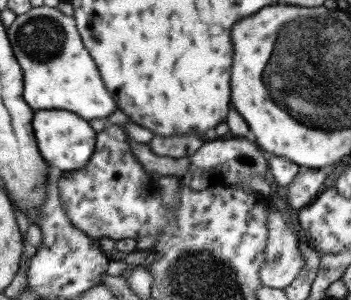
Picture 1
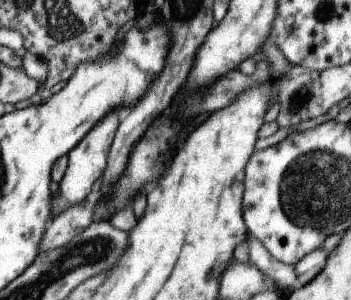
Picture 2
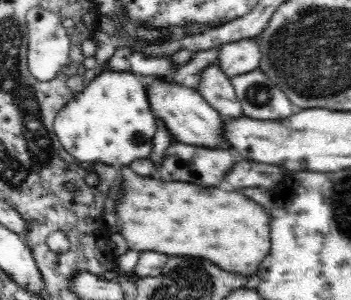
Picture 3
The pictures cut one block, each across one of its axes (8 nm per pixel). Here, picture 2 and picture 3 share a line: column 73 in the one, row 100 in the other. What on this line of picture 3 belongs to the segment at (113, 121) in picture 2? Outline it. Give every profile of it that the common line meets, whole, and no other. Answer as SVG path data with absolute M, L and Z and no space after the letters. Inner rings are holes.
M148 78L144 80L144 86L146 86L150 112L154 112L158 120L162 120L162 124L170 130L172 136L176 136L176 140L184 144L200 144L210 148L216 148L224 142L222 140L224 118L204 100L204 96L198 90L186 88L174 82L174 78Z

